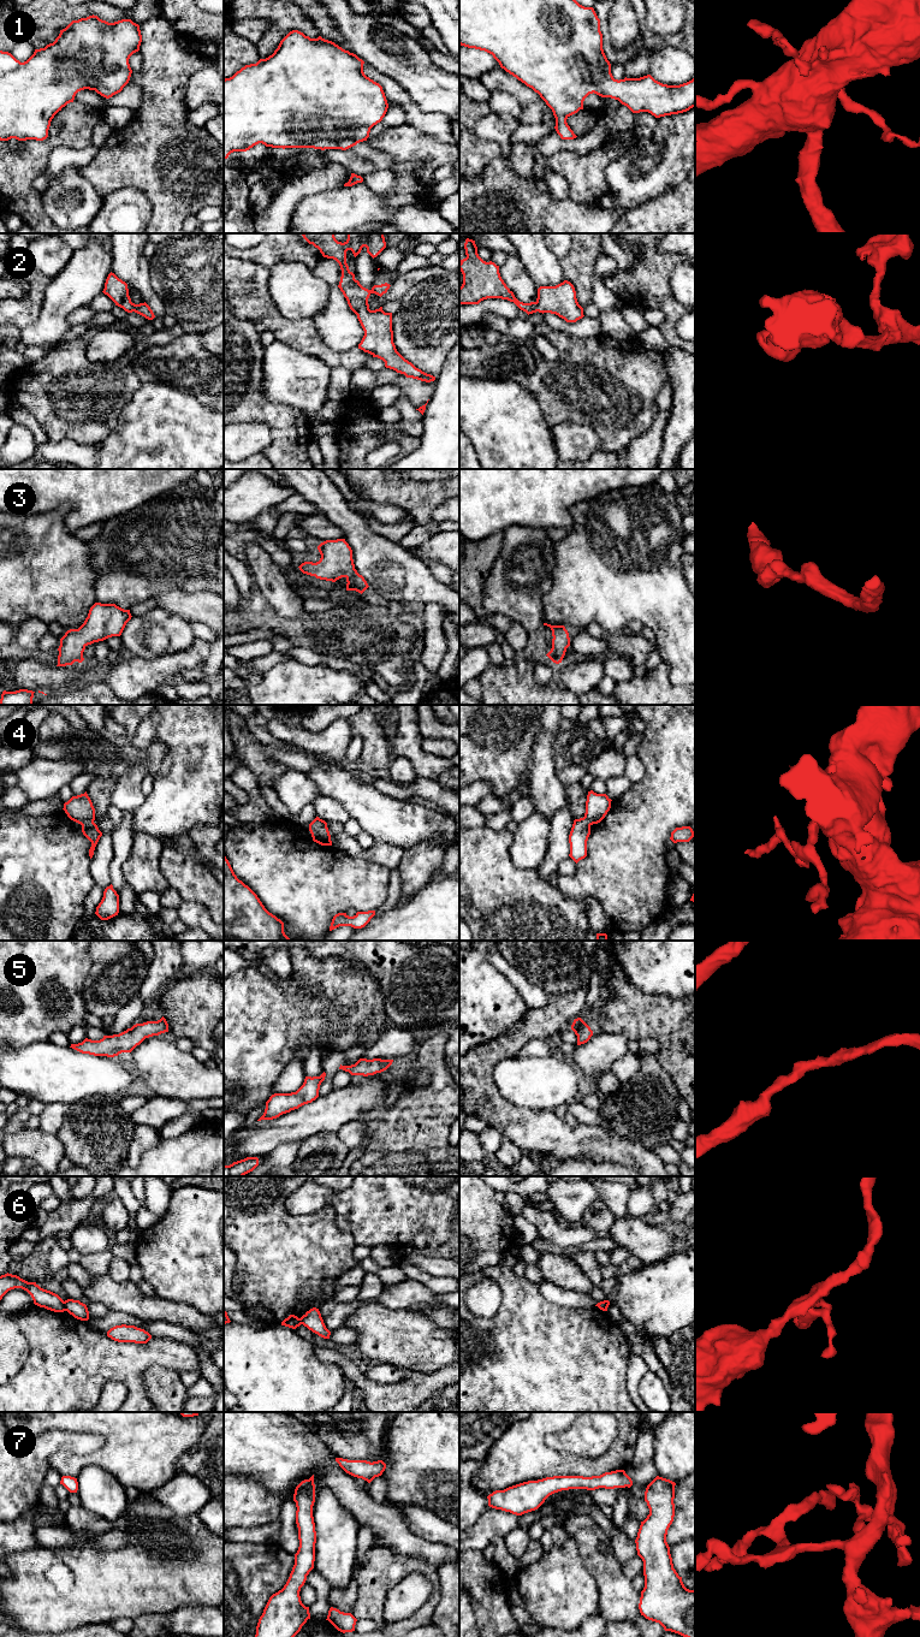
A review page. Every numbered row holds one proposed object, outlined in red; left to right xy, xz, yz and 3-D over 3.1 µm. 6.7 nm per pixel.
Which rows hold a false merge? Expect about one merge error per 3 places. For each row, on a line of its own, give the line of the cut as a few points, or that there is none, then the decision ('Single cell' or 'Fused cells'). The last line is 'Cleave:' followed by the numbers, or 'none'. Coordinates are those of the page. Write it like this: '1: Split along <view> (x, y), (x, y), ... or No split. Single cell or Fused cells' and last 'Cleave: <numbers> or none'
1: No split. Single cell
2: No split. Single cell
3: No split. Single cell
4: Split along xz (310, 830), (328, 835). Fused cells
5: No split. Single cell
6: Split along xy (63, 1302), (66, 1310). Fused cells
7: No split. Single cell
Cleave: 4, 6

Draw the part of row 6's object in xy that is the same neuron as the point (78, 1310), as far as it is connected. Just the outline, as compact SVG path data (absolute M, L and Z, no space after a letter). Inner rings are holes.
M67 1299L64 1301L65 1310L72 1315L75 1318L81 1321L89 1319L89 1311L85 1304L79 1300Z

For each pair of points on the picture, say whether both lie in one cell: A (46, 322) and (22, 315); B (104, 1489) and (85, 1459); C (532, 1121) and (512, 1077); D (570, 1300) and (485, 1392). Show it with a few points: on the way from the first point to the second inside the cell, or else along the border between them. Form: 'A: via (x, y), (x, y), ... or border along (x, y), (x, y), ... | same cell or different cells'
A: border along (45, 292), (39, 316), (21, 330) | different cells
B: border along (76, 1477), (84, 1468), (98, 1465), (114, 1478) | different cells
C: border along (502, 1095), (518, 1107), (552, 1110) | different cells
D: border along (540, 1291), (546, 1299), (559, 1305), (593, 1306) | different cells

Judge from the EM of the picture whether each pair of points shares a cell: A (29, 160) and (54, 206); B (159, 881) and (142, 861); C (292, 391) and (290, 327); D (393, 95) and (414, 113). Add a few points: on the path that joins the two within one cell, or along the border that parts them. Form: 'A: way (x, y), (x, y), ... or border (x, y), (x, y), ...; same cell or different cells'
A: border (39, 193), (43, 209), (52, 220); different cells
B: way (154, 876), (144, 866); same cell
C: border (276, 339), (318, 359); different cells
D: way (398, 96), (410, 108); same cell

